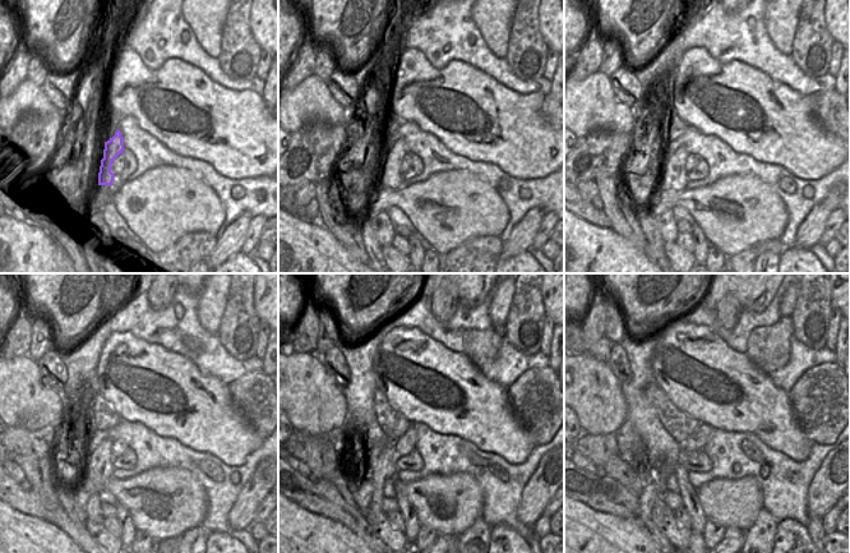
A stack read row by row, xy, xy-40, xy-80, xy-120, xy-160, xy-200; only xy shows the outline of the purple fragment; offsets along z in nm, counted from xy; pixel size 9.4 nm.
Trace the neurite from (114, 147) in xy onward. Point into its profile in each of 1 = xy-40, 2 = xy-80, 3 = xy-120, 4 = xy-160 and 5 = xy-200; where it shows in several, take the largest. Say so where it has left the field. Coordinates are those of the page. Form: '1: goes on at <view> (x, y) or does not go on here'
1: goes on at xy-40 (391, 178)
2: goes on at xy-80 (673, 176)
3: goes on at xy-120 (98, 468)
4: goes on at xy-160 (384, 468)
5: goes on at xy-200 (661, 473)

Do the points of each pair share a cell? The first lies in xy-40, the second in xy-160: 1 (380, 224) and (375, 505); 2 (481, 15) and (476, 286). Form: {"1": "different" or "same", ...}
{"1": "same", "2": "different"}

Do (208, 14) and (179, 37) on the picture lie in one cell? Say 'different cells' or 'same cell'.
different cells

